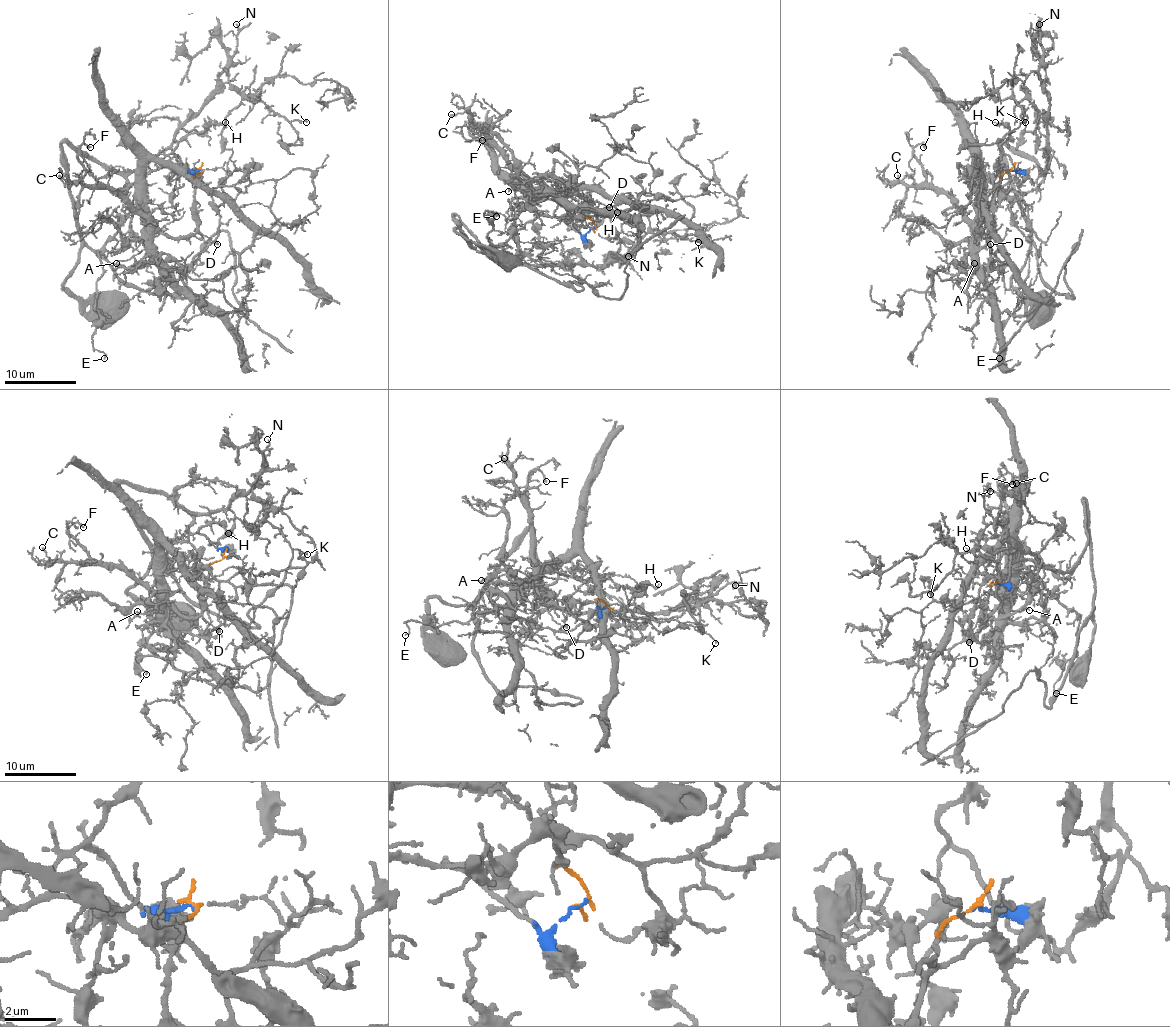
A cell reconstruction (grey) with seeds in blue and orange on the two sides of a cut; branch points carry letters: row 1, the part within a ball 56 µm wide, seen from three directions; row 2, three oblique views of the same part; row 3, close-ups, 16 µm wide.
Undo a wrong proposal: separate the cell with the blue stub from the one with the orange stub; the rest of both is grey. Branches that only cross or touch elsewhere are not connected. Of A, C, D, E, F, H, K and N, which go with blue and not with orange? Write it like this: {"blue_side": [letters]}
{"blue_side": ["E", "H", "K", "N"]}

